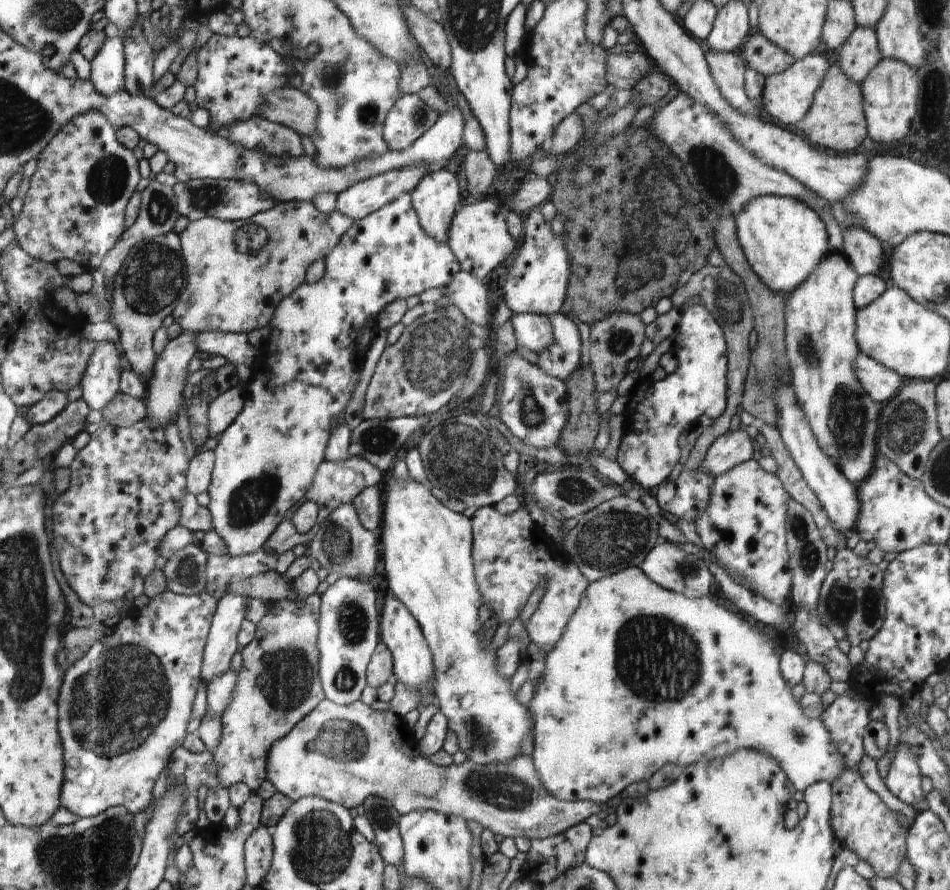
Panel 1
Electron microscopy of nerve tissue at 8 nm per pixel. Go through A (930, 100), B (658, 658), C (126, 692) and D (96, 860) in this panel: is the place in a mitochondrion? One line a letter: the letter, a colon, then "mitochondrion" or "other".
A: other
B: mitochondrion
C: mitochondrion
D: mitochondrion

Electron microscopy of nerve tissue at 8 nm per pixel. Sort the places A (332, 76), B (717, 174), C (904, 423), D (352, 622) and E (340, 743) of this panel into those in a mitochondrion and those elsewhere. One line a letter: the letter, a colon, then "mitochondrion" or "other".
A: mitochondrion
B: mitochondrion
C: mitochondrion
D: mitochondrion
E: mitochondrion

